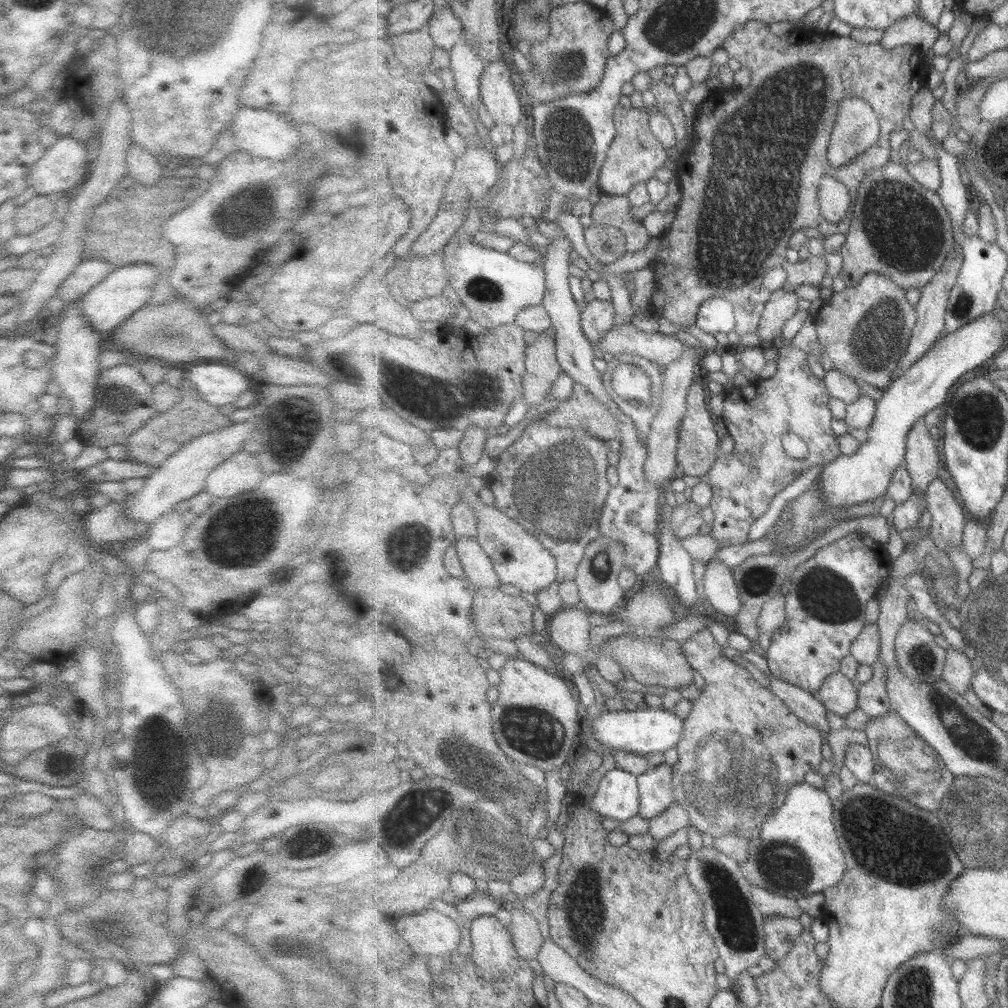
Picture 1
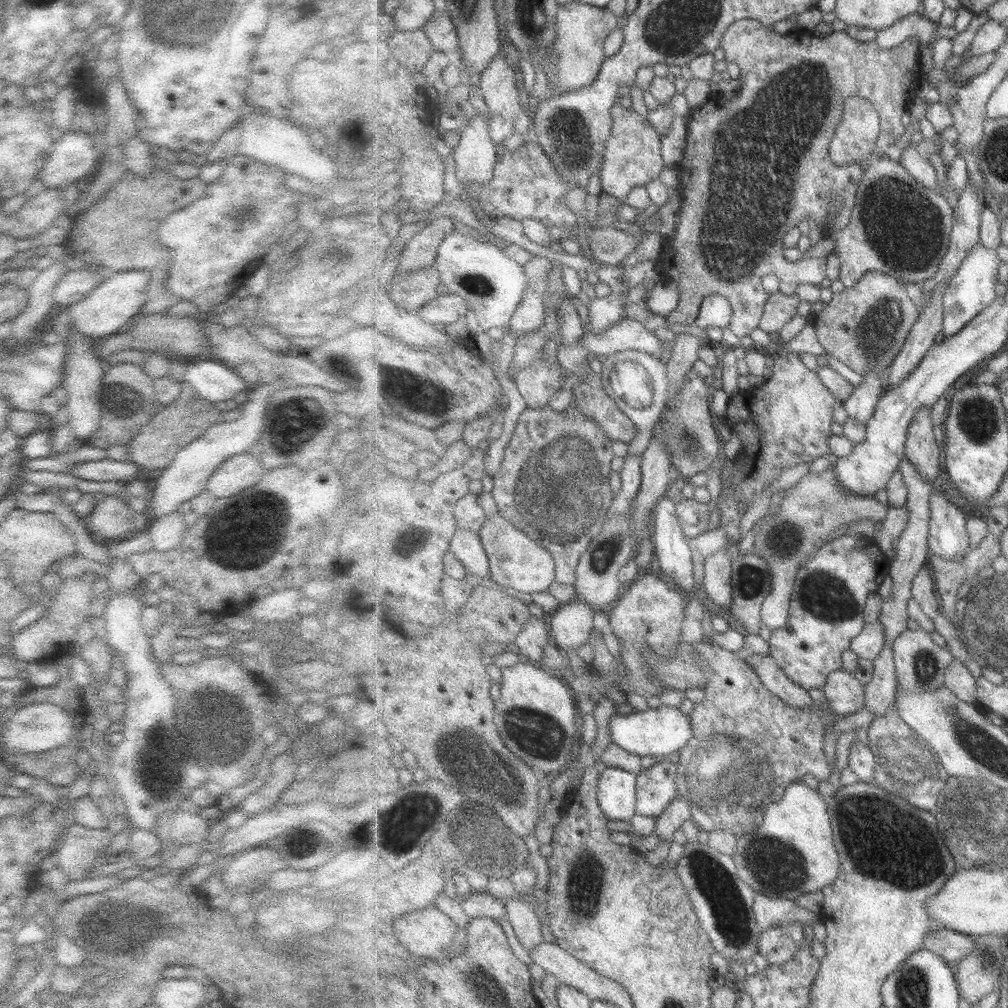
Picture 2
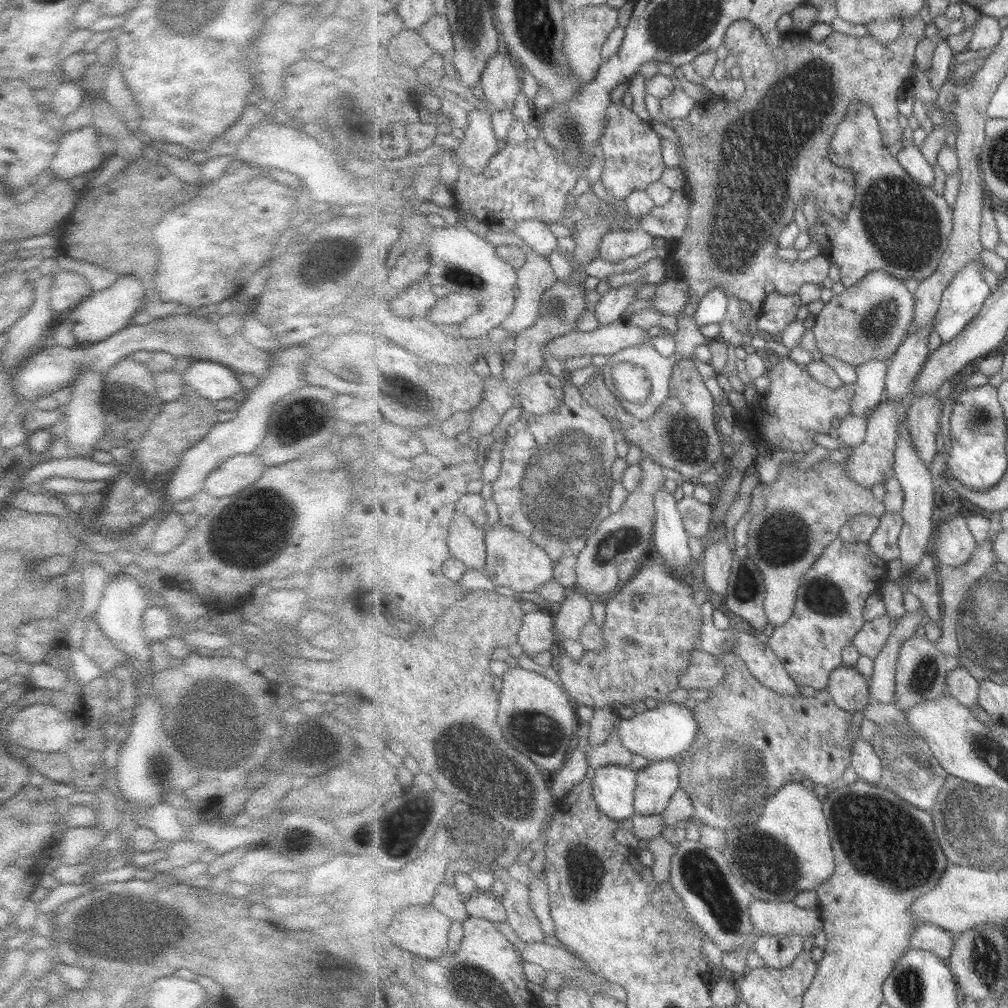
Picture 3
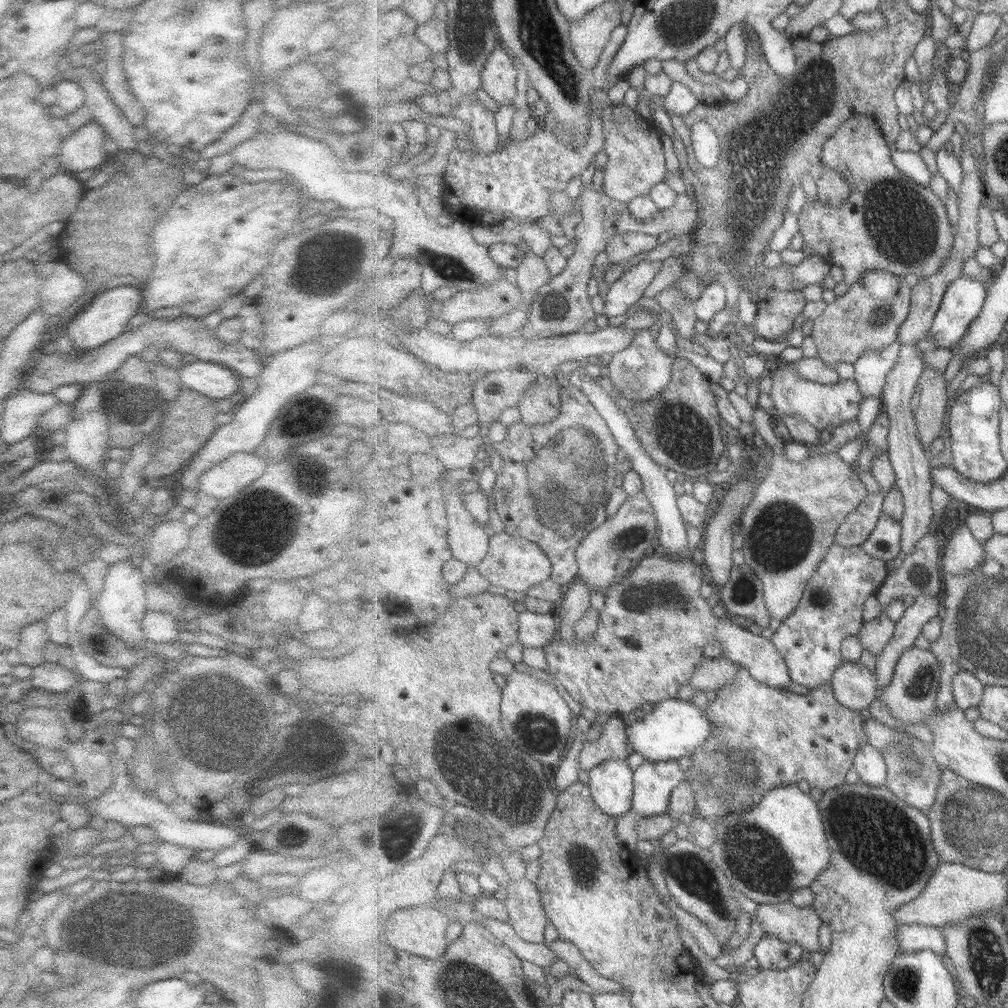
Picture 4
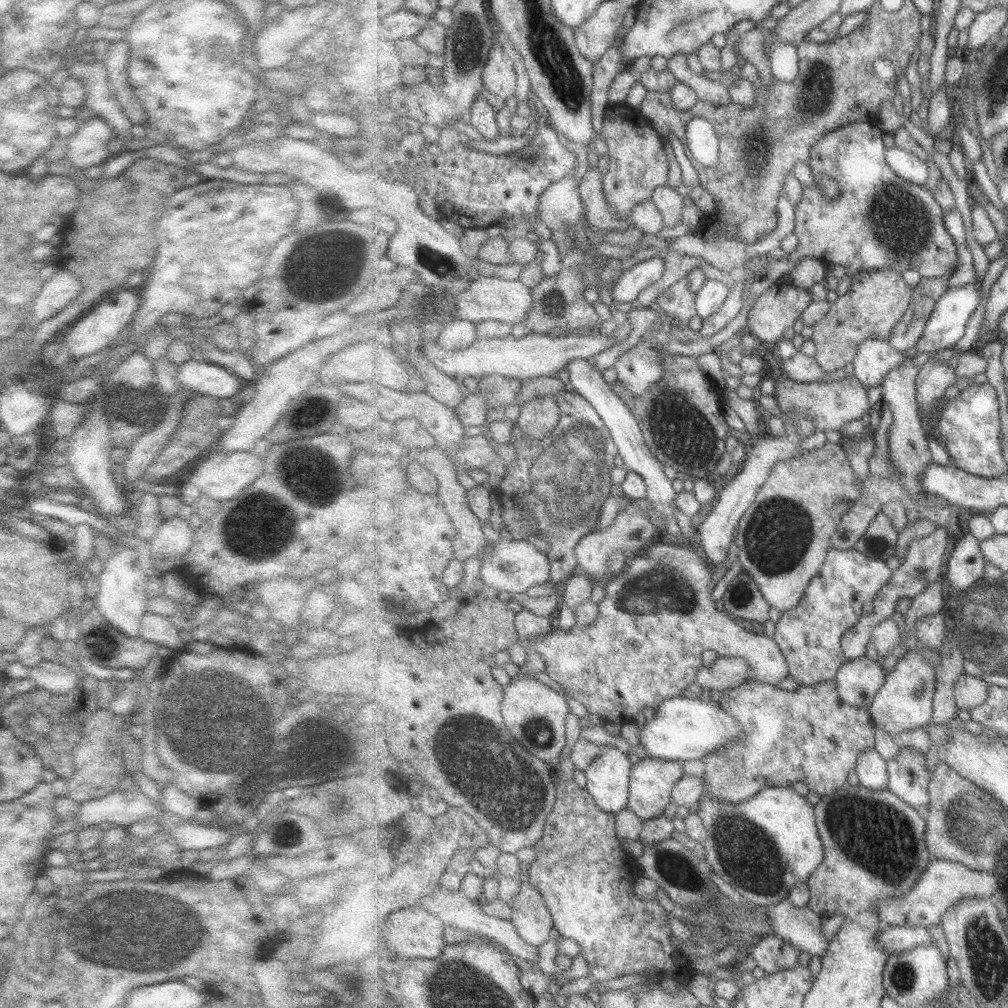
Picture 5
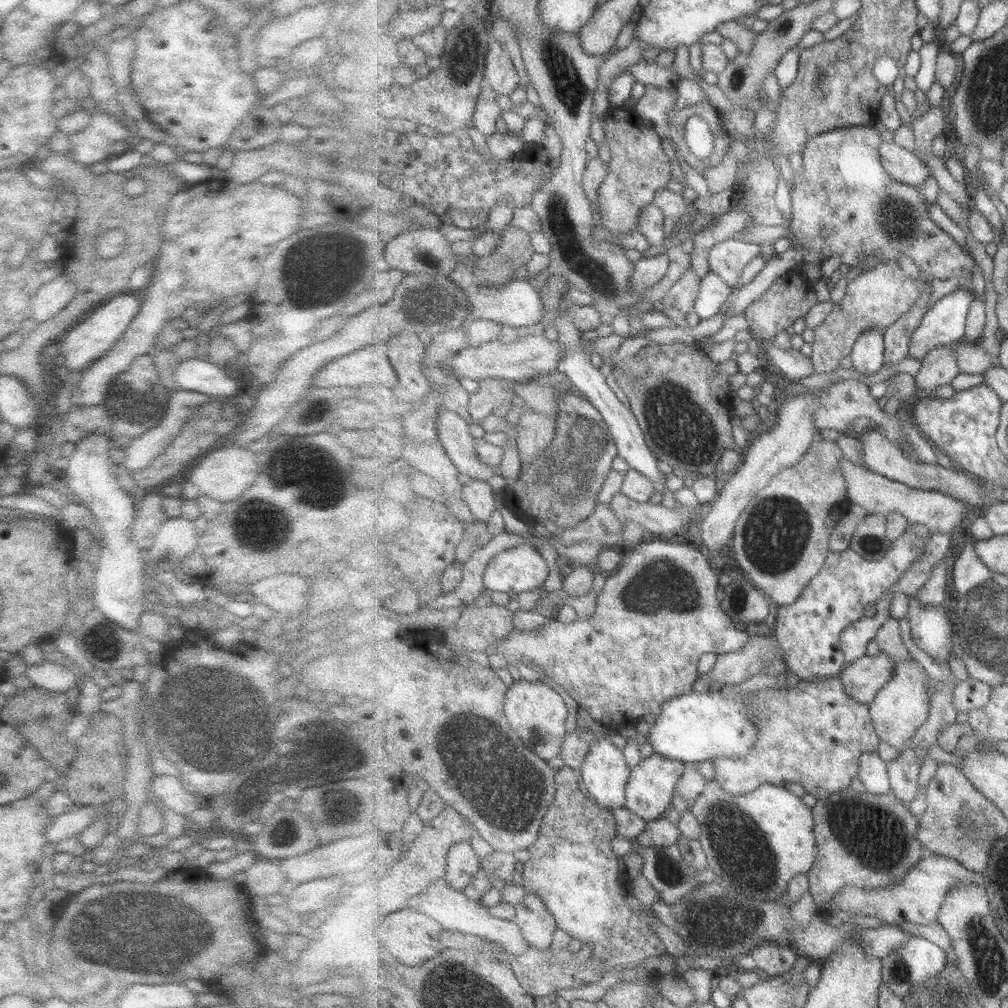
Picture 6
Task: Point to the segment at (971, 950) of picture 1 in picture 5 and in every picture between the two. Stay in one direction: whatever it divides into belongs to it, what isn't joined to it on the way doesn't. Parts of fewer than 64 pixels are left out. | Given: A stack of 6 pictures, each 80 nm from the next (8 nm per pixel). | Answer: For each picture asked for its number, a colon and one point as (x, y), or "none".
2: (951, 945)
3: (927, 936)
4: (914, 937)
5: (894, 939)

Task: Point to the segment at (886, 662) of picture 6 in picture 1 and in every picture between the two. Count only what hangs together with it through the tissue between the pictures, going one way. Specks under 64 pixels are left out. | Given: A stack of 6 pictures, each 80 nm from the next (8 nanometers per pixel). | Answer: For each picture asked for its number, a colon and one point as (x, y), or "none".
1: (840, 695)
2: (845, 693)
3: (850, 690)
4: (855, 686)
5: (859, 680)

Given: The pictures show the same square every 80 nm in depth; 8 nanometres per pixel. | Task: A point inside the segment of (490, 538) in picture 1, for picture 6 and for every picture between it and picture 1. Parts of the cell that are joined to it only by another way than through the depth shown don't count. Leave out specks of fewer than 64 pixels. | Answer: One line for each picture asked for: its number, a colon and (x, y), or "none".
2: (519, 565)
3: (515, 564)
4: (512, 563)
5: (514, 566)
6: (521, 569)

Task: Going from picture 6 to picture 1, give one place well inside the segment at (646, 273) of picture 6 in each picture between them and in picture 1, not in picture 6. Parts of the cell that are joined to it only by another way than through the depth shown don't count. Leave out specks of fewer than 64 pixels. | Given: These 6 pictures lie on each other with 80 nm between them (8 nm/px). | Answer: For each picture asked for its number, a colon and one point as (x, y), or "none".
1: (597, 318)
2: (603, 313)
3: (609, 308)
4: (623, 294)
5: (628, 287)

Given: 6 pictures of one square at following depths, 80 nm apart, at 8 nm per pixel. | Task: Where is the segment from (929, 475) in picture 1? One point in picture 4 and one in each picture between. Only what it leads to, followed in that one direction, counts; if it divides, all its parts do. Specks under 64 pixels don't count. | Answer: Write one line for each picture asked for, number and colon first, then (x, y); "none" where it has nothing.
2: (922, 450)
3: (923, 415)
4: (929, 403)

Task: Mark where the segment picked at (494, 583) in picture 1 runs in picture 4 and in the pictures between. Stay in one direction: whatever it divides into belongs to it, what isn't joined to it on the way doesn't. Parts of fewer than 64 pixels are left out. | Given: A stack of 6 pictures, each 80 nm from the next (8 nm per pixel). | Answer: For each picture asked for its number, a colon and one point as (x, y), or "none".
2: (467, 545)
3: (468, 544)
4: (470, 544)

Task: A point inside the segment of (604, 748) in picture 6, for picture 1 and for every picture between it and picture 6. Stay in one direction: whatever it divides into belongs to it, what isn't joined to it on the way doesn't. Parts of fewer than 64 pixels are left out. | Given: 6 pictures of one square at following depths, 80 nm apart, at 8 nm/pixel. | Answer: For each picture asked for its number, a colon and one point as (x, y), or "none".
1: (618, 796)
2: (617, 795)
3: (614, 786)
4: (612, 783)
5: (608, 779)

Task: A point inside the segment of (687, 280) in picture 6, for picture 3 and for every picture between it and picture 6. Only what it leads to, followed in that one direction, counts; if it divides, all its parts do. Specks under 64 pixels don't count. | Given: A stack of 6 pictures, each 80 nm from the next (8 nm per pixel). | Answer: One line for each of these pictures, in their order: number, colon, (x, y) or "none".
3: (687, 333)
4: (672, 300)
5: (679, 302)

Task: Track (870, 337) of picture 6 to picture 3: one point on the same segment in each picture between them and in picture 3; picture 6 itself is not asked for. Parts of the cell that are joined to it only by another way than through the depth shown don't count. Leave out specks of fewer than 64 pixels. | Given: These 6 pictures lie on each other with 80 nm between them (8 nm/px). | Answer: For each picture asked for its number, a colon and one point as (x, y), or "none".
3: (868, 392)
4: (871, 371)
5: (875, 359)

